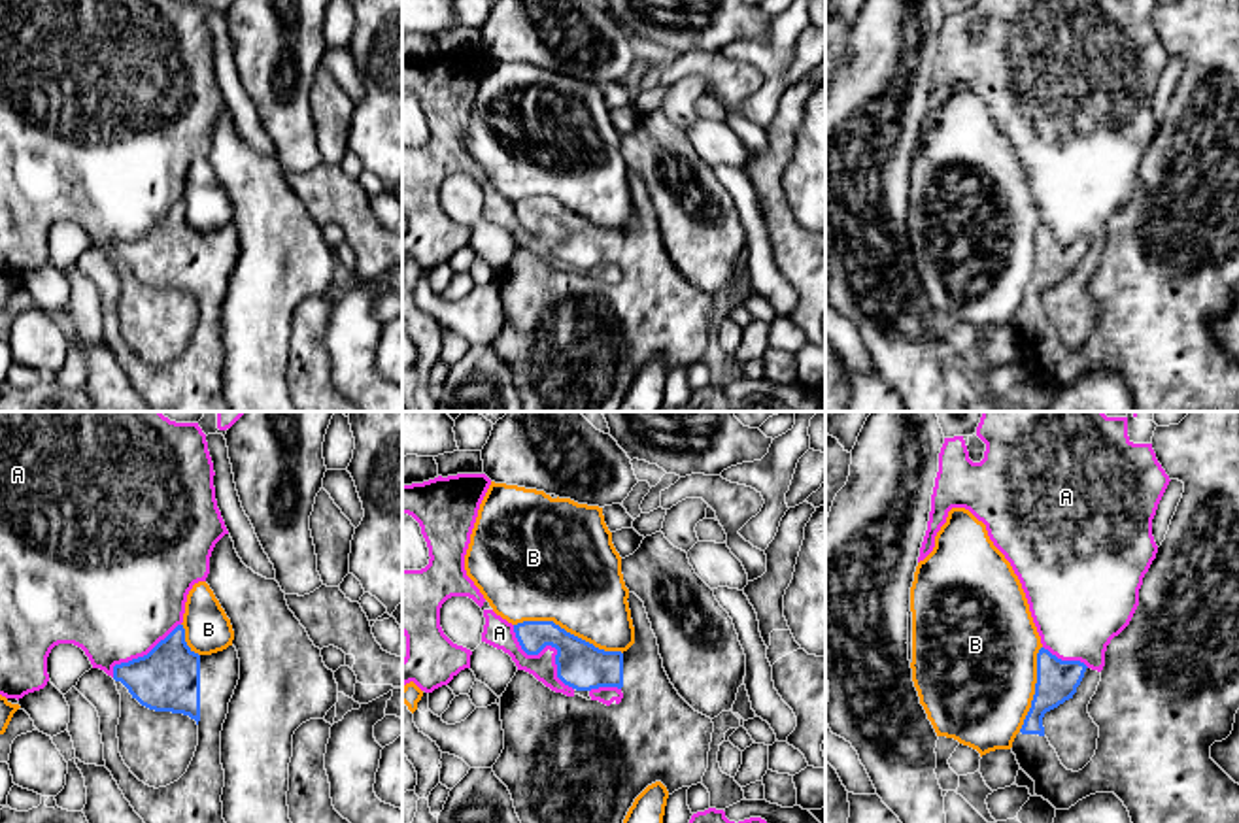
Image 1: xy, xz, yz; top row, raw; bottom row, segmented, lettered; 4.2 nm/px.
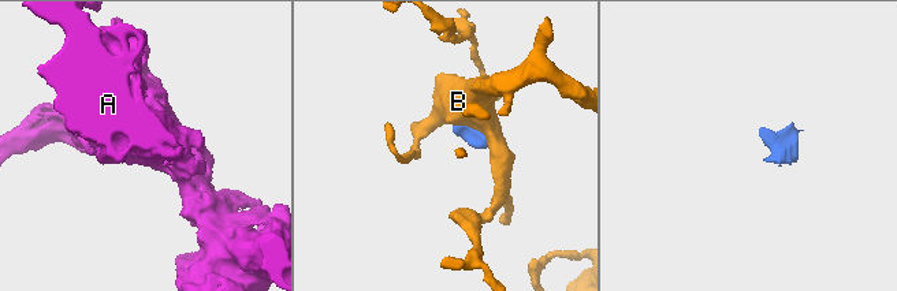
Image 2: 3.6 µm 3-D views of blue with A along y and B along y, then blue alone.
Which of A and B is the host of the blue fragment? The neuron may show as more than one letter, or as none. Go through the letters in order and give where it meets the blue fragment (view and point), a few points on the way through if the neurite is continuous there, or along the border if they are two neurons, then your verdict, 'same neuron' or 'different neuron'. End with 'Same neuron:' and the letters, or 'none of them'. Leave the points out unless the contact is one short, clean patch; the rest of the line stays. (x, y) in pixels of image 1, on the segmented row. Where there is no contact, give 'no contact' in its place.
A: xz (548, 644) | different neuron
B: xz (569, 633) | different neuron
Same neuron: none of them

